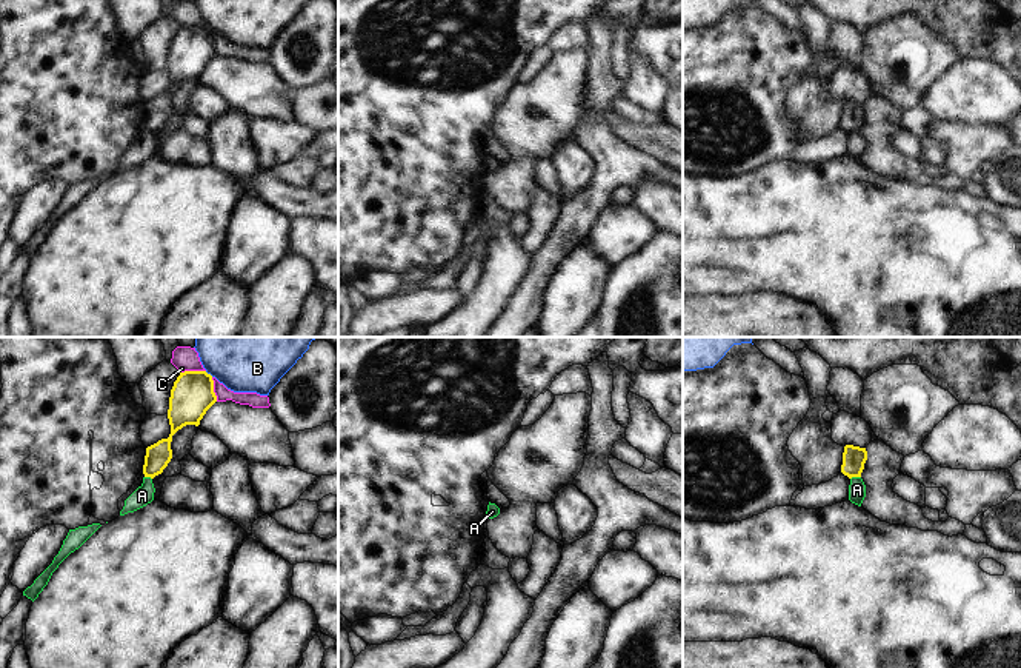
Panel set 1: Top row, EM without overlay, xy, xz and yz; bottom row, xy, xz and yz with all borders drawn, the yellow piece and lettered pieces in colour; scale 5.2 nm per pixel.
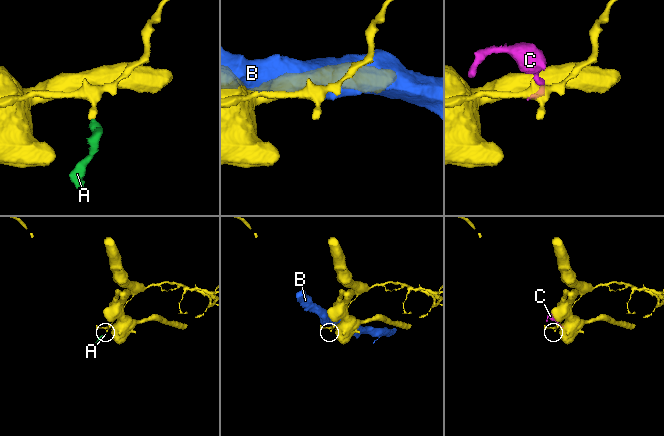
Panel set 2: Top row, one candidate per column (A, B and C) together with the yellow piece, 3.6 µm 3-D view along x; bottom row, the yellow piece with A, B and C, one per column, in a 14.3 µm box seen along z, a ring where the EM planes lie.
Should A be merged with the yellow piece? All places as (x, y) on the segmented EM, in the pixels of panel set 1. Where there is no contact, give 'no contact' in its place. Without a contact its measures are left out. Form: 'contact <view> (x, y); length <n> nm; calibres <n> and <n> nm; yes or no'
contact yz (855, 476); length 60 nm; calibres 130 and 100 nm; no

